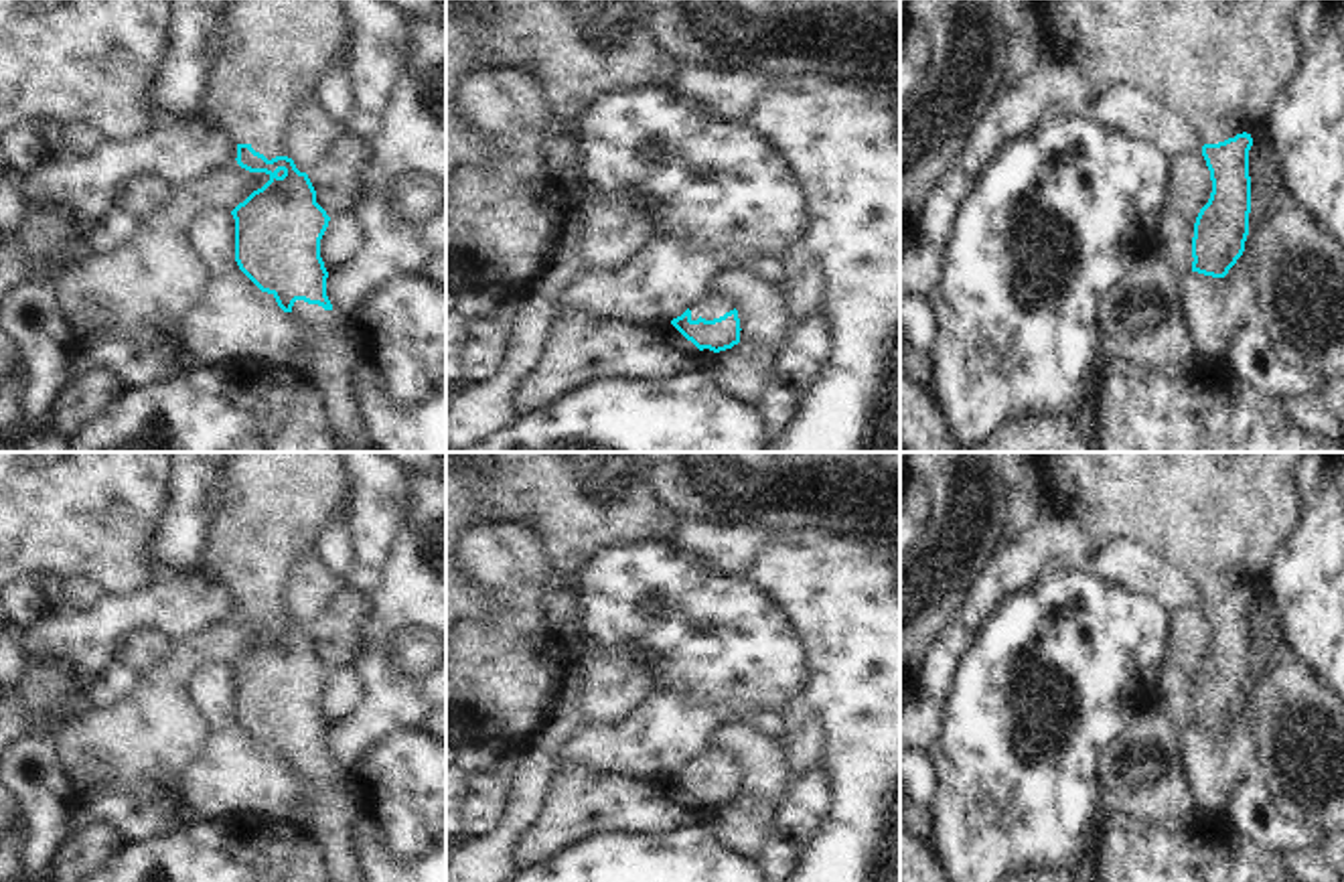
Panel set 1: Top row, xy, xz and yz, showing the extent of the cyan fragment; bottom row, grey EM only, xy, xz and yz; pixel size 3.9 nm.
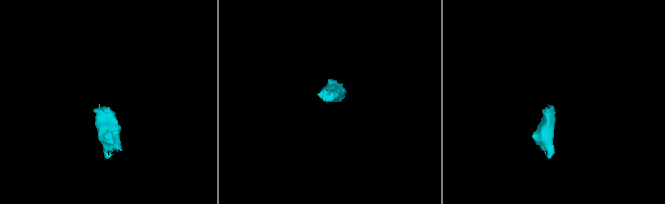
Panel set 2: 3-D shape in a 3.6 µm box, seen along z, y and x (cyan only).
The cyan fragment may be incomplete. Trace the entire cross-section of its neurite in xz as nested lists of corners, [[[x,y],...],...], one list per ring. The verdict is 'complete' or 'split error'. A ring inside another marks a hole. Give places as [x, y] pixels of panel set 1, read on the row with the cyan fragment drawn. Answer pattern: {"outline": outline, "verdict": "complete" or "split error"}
{"outline": [[[716,290],[673,318],[671,324],[699,351],[720,353],[740,343],[738,310],[730,298]]], "verdict": "split error"}

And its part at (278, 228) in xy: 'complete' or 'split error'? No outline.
split error

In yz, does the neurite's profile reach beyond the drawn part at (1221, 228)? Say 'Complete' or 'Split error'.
Split error.

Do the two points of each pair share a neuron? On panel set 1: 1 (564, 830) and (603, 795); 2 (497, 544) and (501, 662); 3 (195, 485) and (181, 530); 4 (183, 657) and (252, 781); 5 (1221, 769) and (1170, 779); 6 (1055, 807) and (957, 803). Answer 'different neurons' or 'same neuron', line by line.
1: same neuron
2: same neuron
3: same neuron
4: different neurons
5: different neurons
6: same neuron

